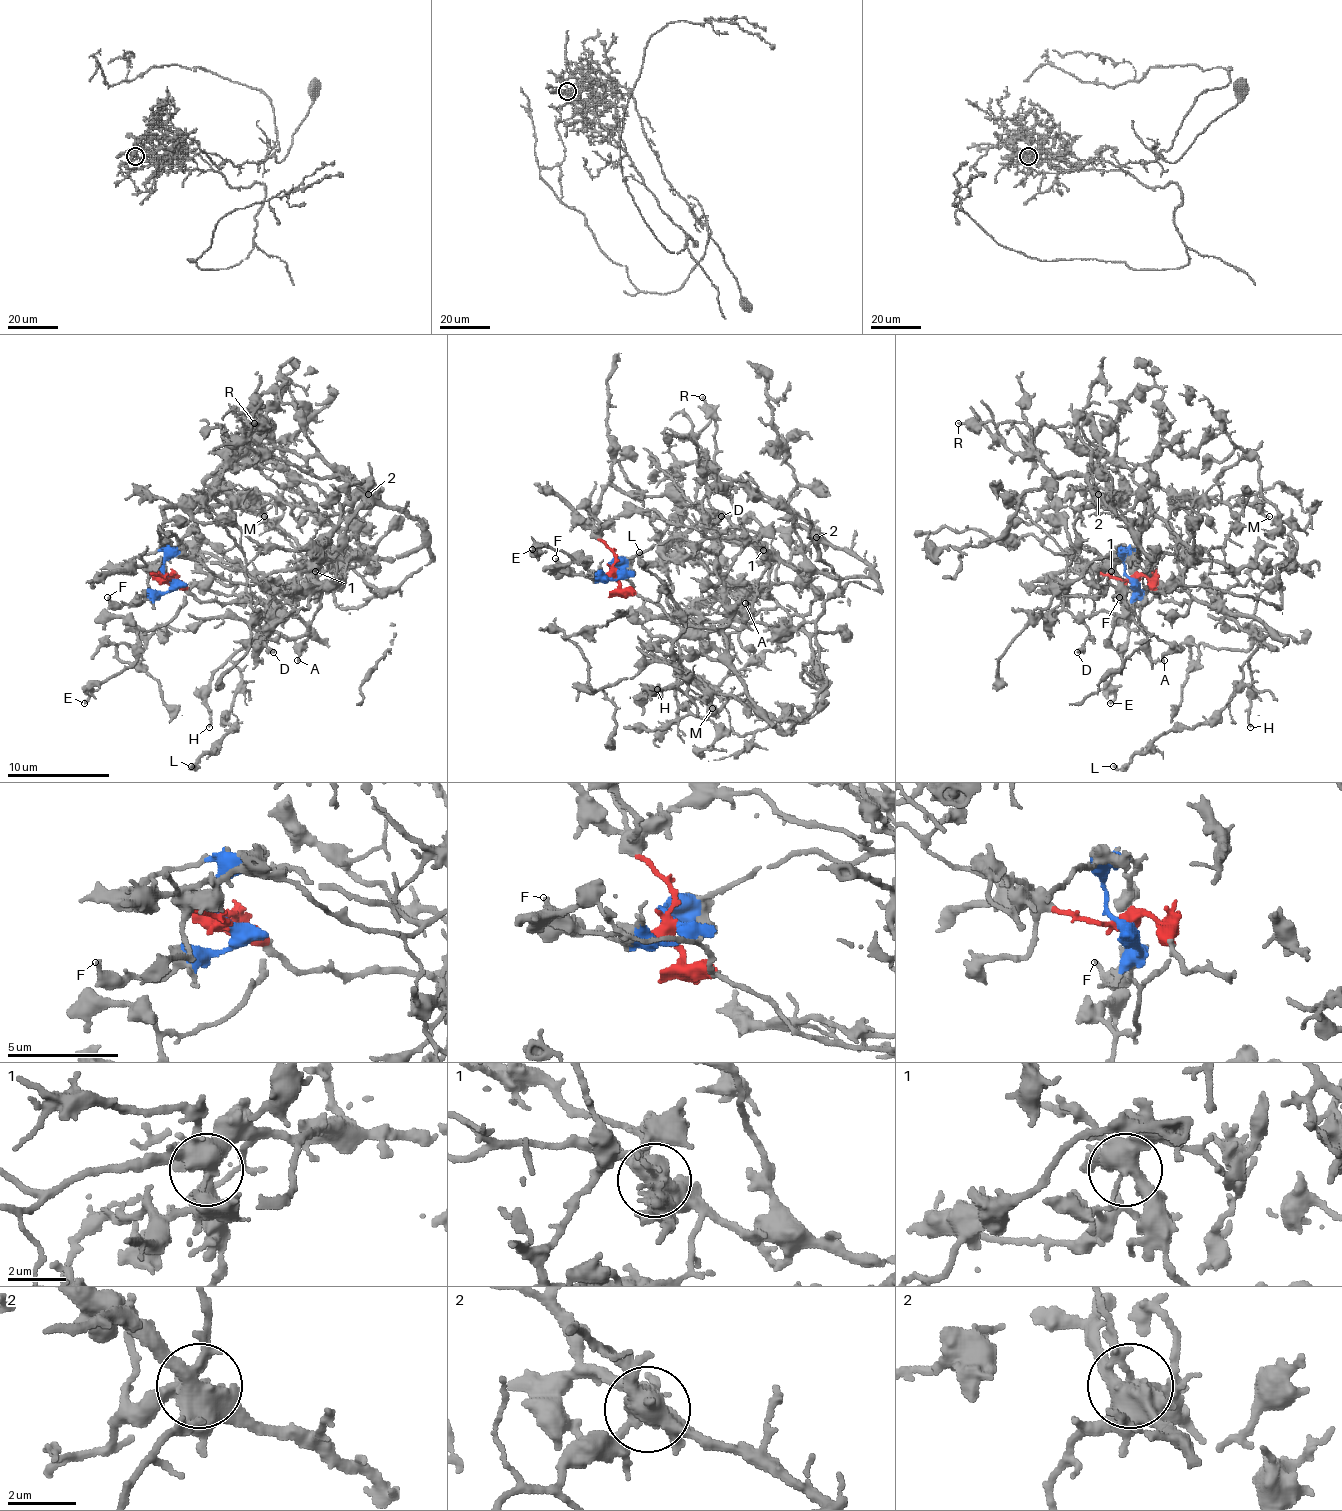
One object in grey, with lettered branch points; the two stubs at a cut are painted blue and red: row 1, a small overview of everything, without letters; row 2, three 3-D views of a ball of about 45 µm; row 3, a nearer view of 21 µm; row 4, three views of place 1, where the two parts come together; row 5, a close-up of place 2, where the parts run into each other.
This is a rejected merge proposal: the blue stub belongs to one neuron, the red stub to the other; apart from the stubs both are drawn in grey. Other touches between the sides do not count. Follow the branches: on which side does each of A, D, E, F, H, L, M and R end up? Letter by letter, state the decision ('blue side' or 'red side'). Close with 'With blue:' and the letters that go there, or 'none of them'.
A: blue side
D: red side
E: red side
F: blue side
H: red side
L: red side
M: blue side
R: blue side
With blue: A, F, M, R

